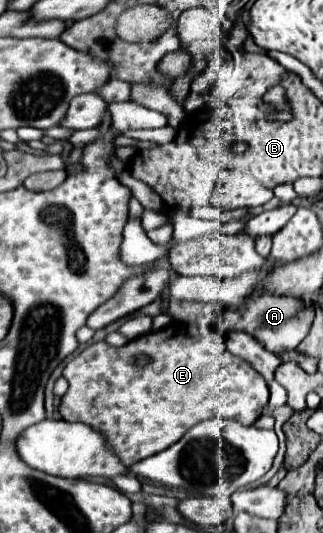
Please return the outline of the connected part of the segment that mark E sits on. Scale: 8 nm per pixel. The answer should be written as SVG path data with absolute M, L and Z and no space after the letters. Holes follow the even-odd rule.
M171 322L169 326L147 332L121 348L113 348L105 342L91 344L65 366L63 376L69 382L69 390L59 404L63 420L83 422L95 430L101 430L125 466L165 450L177 442L177 438L181 438L191 426L213 416L233 418L243 422L243 426L251 426L261 416L269 400L267 382L247 362L229 354L221 328L199 328L187 326L185 322ZM137 354L147 354L151 362L143 368L135 366L133 356Z

